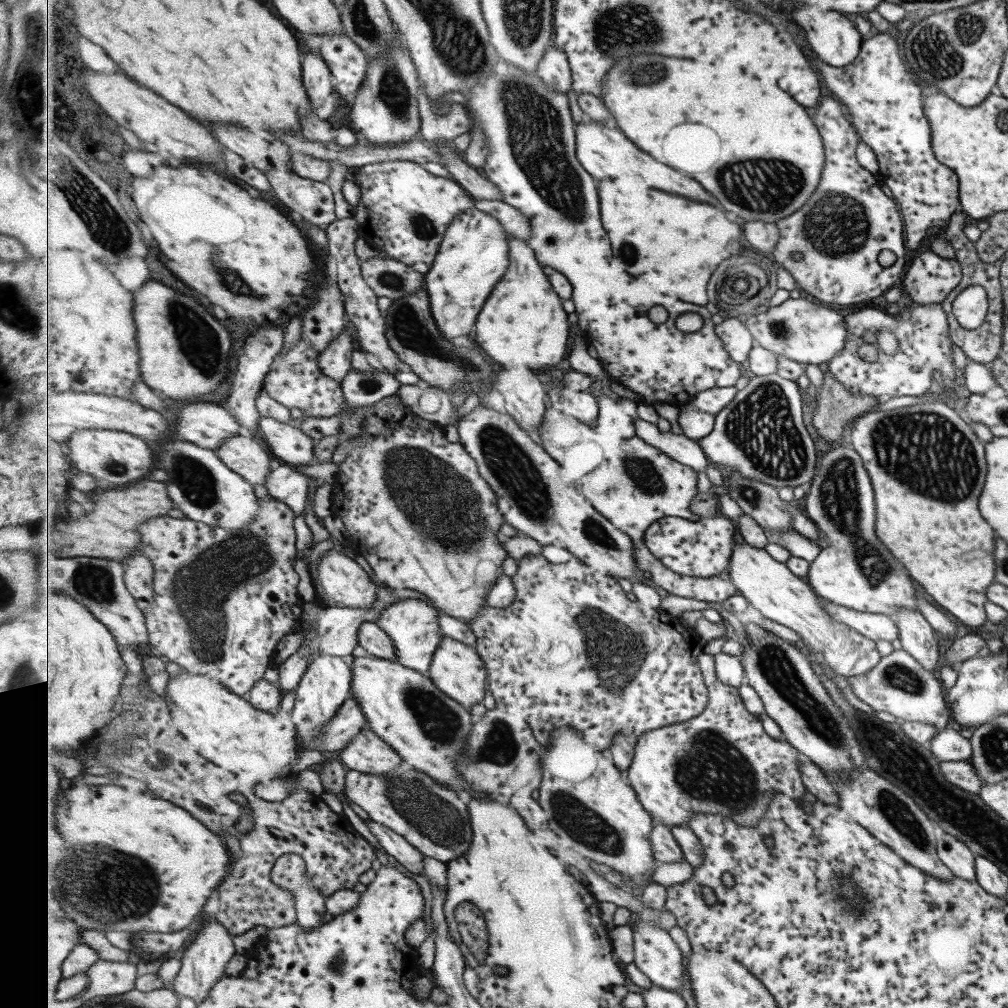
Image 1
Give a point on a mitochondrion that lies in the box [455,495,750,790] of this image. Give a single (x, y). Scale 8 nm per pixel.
(613, 650)

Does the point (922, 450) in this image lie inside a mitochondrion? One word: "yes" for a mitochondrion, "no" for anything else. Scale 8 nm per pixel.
yes

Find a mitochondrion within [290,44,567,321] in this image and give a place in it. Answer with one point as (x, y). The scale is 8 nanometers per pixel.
(394, 92)

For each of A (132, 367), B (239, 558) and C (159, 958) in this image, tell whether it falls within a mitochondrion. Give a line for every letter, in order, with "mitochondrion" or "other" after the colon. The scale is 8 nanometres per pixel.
A: other
B: mitochondrion
C: other

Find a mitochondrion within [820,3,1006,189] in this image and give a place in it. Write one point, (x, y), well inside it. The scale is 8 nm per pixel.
(938, 51)

